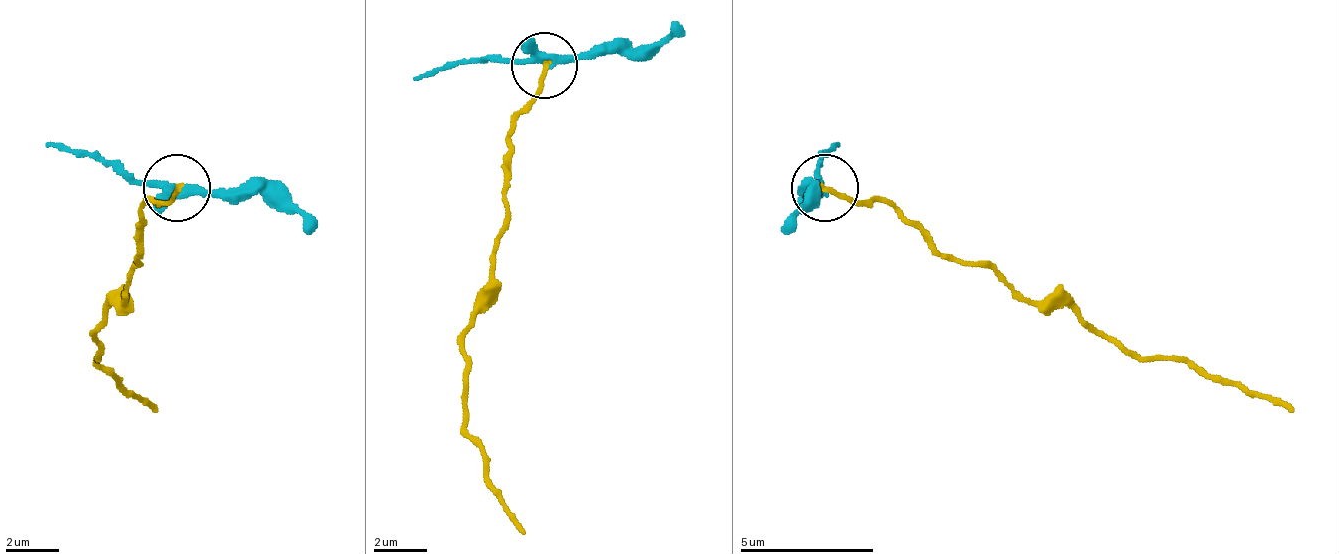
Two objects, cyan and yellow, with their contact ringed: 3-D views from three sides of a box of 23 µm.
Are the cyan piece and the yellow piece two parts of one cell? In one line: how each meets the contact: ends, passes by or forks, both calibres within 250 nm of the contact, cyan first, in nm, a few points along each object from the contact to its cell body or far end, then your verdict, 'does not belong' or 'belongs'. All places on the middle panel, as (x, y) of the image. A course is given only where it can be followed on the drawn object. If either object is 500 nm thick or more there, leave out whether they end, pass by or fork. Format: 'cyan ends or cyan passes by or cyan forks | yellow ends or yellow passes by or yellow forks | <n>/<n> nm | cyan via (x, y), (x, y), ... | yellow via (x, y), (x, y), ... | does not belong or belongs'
cyan forks | yellow ends | 300/180 nm | cyan via (542, 63), (643, 50), (676, 23) | yellow via (542, 63), (542, 90), (516, 130), (502, 184), (509, 231), (489, 304), (462, 338), (469, 438), (522, 532) | does not belong

